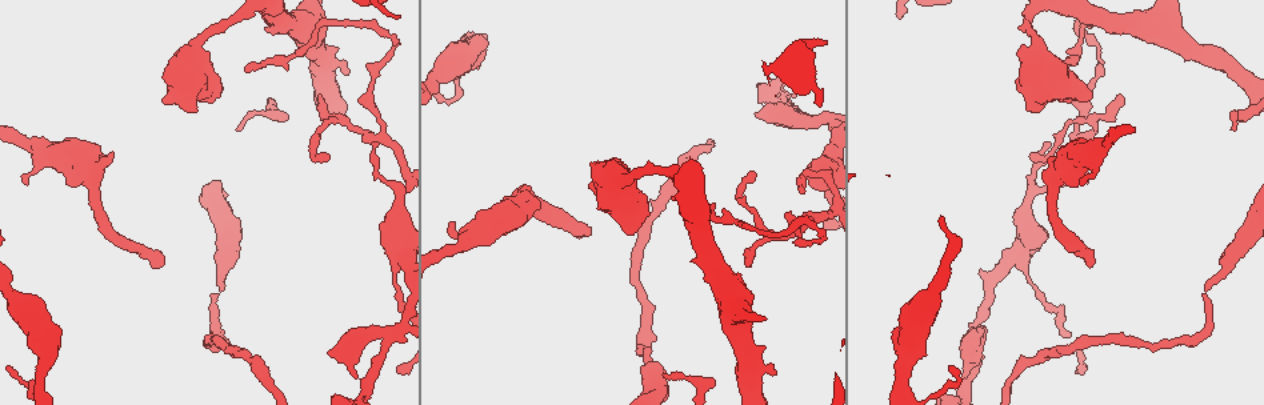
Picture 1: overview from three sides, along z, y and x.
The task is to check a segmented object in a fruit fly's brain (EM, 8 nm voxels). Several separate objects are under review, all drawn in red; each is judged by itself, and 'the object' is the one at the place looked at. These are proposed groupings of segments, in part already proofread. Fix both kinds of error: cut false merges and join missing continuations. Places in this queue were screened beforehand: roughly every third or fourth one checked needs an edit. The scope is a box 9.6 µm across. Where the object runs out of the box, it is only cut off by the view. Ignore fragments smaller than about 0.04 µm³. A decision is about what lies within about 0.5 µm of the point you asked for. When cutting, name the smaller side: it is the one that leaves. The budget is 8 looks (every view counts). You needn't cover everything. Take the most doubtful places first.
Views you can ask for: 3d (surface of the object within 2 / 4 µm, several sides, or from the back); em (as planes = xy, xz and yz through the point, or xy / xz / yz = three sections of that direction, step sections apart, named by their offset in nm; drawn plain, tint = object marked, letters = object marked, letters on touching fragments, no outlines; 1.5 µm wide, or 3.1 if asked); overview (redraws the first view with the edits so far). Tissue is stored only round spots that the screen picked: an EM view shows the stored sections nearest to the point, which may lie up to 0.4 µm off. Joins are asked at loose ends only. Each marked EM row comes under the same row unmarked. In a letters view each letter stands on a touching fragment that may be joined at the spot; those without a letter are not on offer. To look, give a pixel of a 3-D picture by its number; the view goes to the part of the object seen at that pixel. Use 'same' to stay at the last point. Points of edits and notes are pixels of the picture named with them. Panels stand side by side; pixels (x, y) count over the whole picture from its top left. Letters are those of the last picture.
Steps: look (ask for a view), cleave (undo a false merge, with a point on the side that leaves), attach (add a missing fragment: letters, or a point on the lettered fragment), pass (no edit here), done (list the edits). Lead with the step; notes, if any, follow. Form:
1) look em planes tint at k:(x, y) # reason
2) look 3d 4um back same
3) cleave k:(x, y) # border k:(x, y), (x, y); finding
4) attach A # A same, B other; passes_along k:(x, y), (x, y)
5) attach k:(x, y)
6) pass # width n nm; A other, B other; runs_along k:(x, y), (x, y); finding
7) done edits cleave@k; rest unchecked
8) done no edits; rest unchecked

look 3d 2um at 1:(589, 234) # long arm stops here

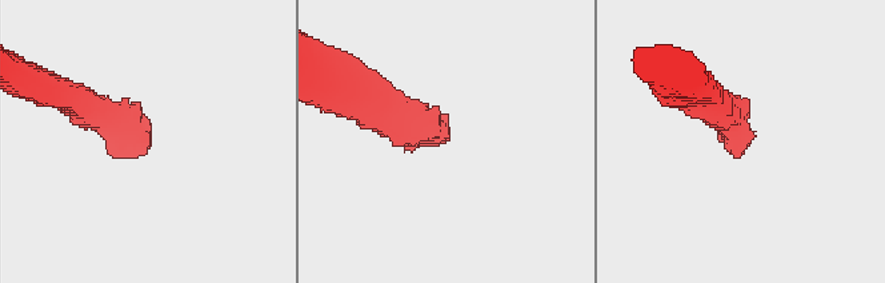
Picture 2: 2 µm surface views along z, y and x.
look em planes tint at 2:(448, 133) # shape alone is not enough

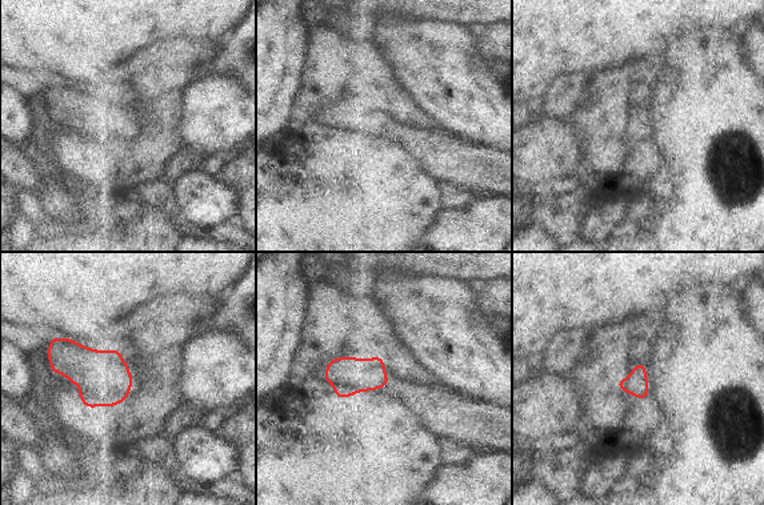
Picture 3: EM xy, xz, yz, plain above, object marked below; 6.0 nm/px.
look em planes letters same

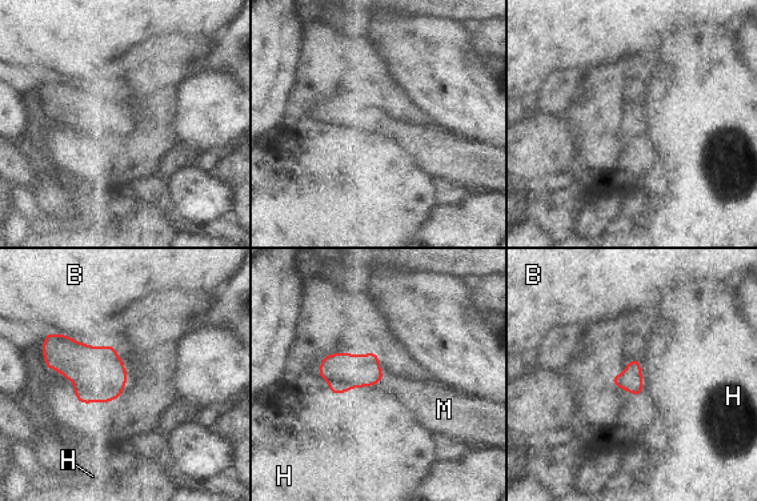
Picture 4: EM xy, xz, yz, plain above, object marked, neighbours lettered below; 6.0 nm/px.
attach M # B other, H other, M same; passes_along 4:(341, 371), (381, 379), (417, 396); it goes on there

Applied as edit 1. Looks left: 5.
look 3d 2um at 1:(246, 69) # tapers out

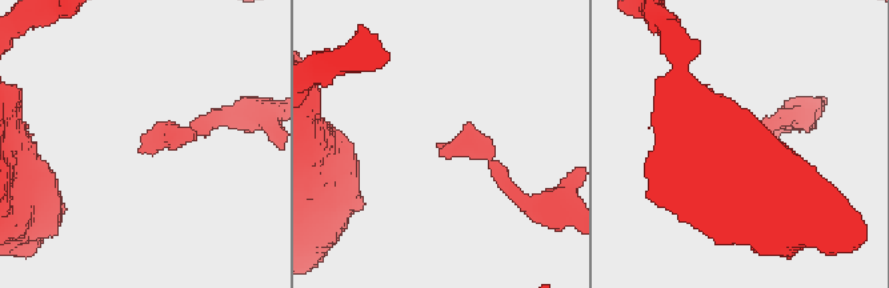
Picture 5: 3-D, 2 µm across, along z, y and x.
look em planes letters at 5:(443, 148)

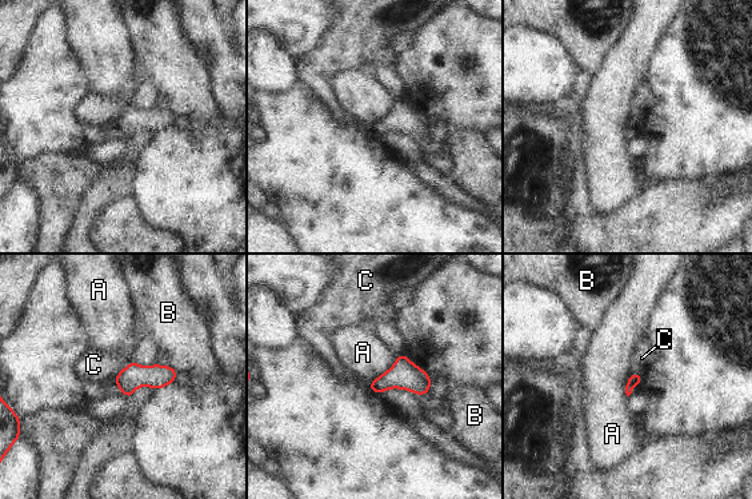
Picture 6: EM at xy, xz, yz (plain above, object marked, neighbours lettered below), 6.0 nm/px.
pass # A other, B other, C other; border 6:(398, 356), (386, 371), (371, 382); no lettered fragment goes on from it

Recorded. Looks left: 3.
look em planes letters at 1:(1206, 331) # abrupt turn

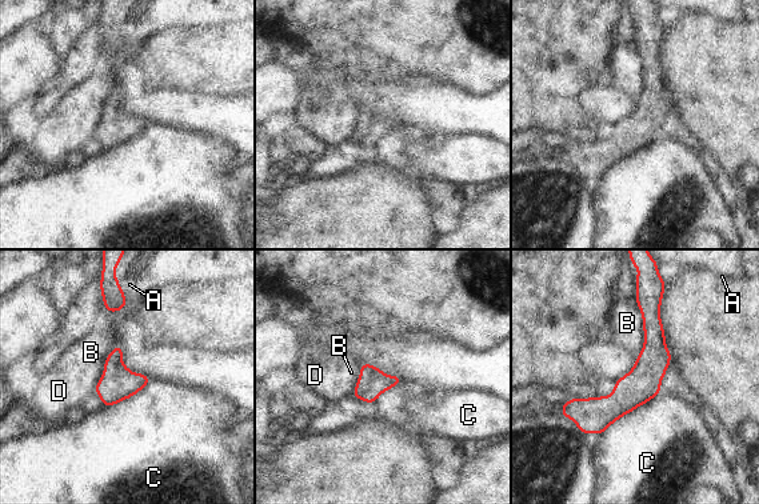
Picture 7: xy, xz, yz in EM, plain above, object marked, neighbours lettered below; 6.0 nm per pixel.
pass # width 170 nm; A other, B other, C other, D other; border 7:(660, 392), (614, 420), (600, 434); continuous, no second cell

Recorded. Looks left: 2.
done edits attach@4; rest unchecked

